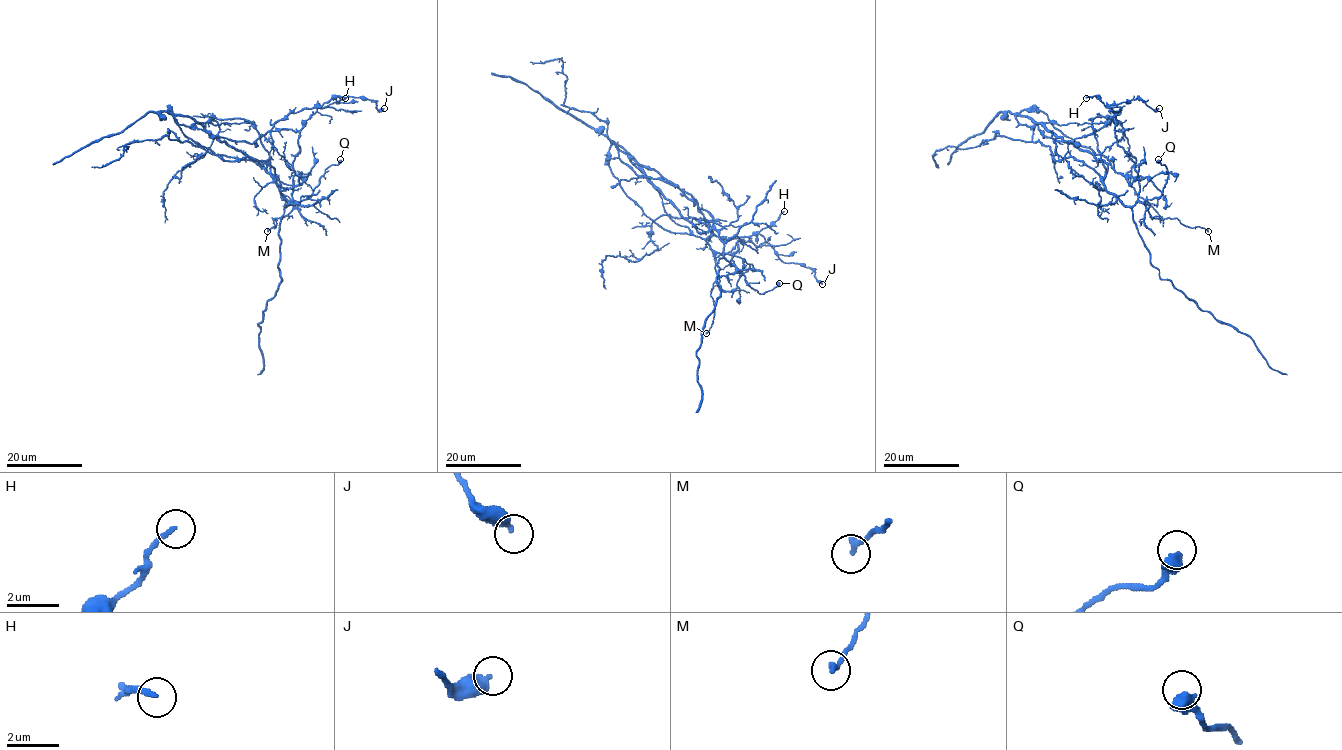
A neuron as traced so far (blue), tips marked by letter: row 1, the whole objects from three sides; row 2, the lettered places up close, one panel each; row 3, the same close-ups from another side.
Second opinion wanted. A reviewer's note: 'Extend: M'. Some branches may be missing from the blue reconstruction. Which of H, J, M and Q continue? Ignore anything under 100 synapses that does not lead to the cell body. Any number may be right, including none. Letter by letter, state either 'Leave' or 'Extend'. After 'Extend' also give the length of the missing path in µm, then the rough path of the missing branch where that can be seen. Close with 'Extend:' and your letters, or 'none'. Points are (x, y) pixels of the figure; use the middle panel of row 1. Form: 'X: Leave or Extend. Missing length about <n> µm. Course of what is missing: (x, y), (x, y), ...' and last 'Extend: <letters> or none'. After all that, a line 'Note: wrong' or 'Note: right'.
H: Leave
J: Leave
M: Leave
Q: Leave
Extend: none
Note: wrong

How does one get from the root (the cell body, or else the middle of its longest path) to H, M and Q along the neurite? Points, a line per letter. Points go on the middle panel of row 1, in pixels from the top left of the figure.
H: (673, 205), (634, 163), (656, 170), (687, 191), (712, 231), (727, 240), (755, 235), (784, 211)
M: (673, 205), (699, 232), (717, 231), (724, 256), (735, 268), (713, 284), (714, 313), (706, 333)
Q: (673, 205), (699, 232), (717, 231), (724, 244), (724, 256), (743, 274), (751, 288), (762, 294), (779, 283)

